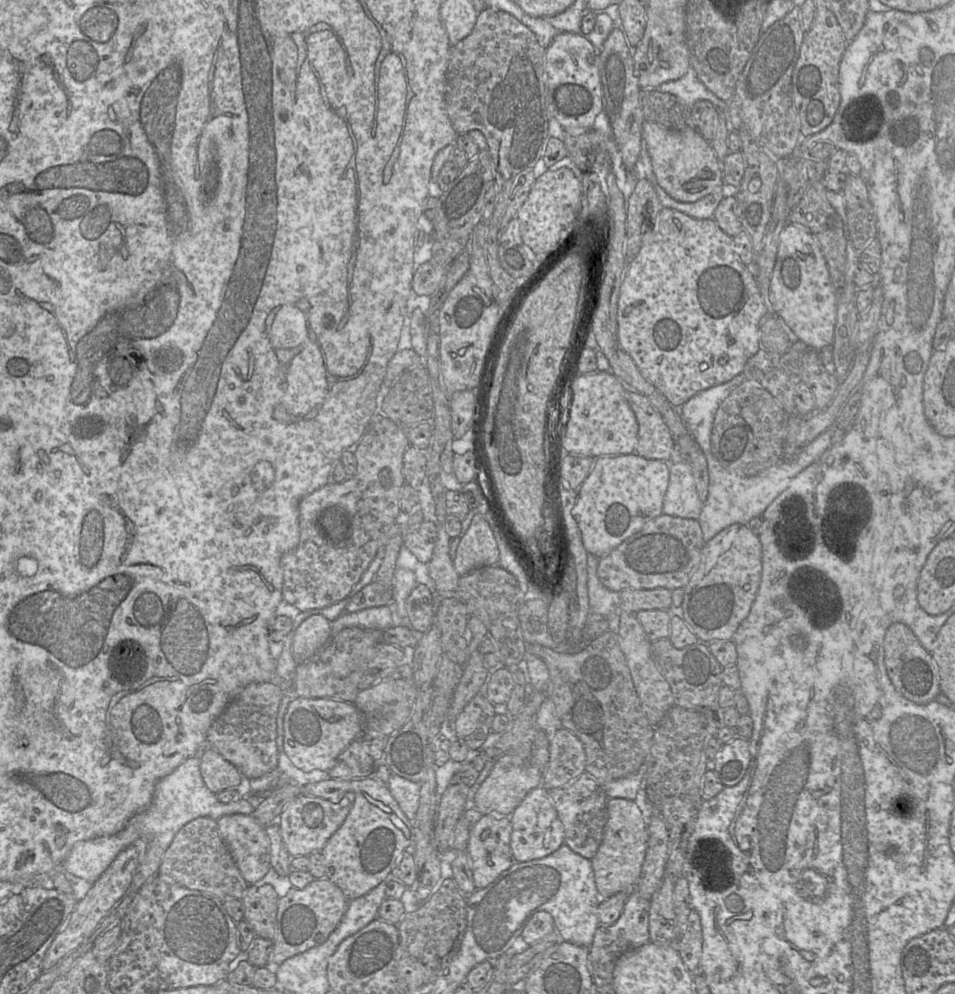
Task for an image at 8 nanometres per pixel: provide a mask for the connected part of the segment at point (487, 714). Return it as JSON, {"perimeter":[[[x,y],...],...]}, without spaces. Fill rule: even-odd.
{"perimeter":[[[482,694],[475,695],[453,722],[453,735],[471,751],[481,749],[491,733],[495,705]]]}

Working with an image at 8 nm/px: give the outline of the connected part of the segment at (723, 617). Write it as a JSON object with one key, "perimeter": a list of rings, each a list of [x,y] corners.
{"perimeter":[[[732,524],[729,527],[720,531],[717,535],[715,535],[710,541],[704,543],[702,548],[700,561],[697,564],[696,568],[692,572],[690,579],[684,589],[684,598],[681,605],[681,609],[675,609],[672,607],[667,609],[671,614],[678,614],[683,618],[688,627],[692,630],[692,632],[698,637],[699,641],[704,643],[710,643],[715,640],[732,640],[735,632],[737,631],[739,625],[743,622],[743,620],[748,616],[752,604],[756,598],[760,583],[762,578],[762,545],[759,539],[759,536],[754,534],[747,525],[744,524]]]}

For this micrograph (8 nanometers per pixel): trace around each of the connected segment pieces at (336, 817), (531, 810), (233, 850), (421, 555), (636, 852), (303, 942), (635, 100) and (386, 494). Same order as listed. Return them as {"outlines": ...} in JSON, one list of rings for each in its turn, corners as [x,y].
{"outlines":[[[[348,792],[341,801],[334,803],[319,797],[300,795],[289,803],[280,814],[279,830],[288,853],[309,856],[321,852],[330,837],[340,828],[354,804],[354,793]]],[[[543,786],[532,789],[510,815],[511,850],[516,862],[544,858],[564,844],[564,827],[552,803],[549,790]]],[[[244,814],[225,815],[216,821],[221,838],[242,877],[249,885],[258,884],[271,868],[270,843],[265,826],[259,824],[252,815]]],[[[424,520],[414,527],[408,527],[403,545],[409,549],[419,561],[429,563],[433,556],[437,537],[436,524]]],[[[610,798],[606,806],[606,823],[601,844],[591,859],[596,888],[601,899],[618,892],[631,892],[639,879],[647,848],[647,827],[634,800]]],[[[327,878],[314,879],[303,889],[290,887],[278,900],[273,950],[268,966],[277,967],[285,960],[325,942],[346,913],[350,900]]],[[[615,26],[604,41],[601,50],[598,50],[604,110],[623,165],[627,170],[633,170],[639,159],[641,129],[644,121],[639,102],[641,88],[634,71],[633,48],[628,43],[623,30]]],[[[376,412],[354,446],[356,474],[341,483],[329,482],[301,499],[299,543],[281,558],[282,601],[307,611],[347,597],[378,549],[385,546],[400,514],[403,455],[409,446],[406,430]]]]}

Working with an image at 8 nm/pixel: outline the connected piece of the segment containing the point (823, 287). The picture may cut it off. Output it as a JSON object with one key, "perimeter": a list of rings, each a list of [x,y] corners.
{"perimeter":[[[789,222],[779,234],[779,245],[770,279],[770,301],[775,314],[798,340],[818,351],[832,346],[838,297],[820,244],[803,226]]]}

